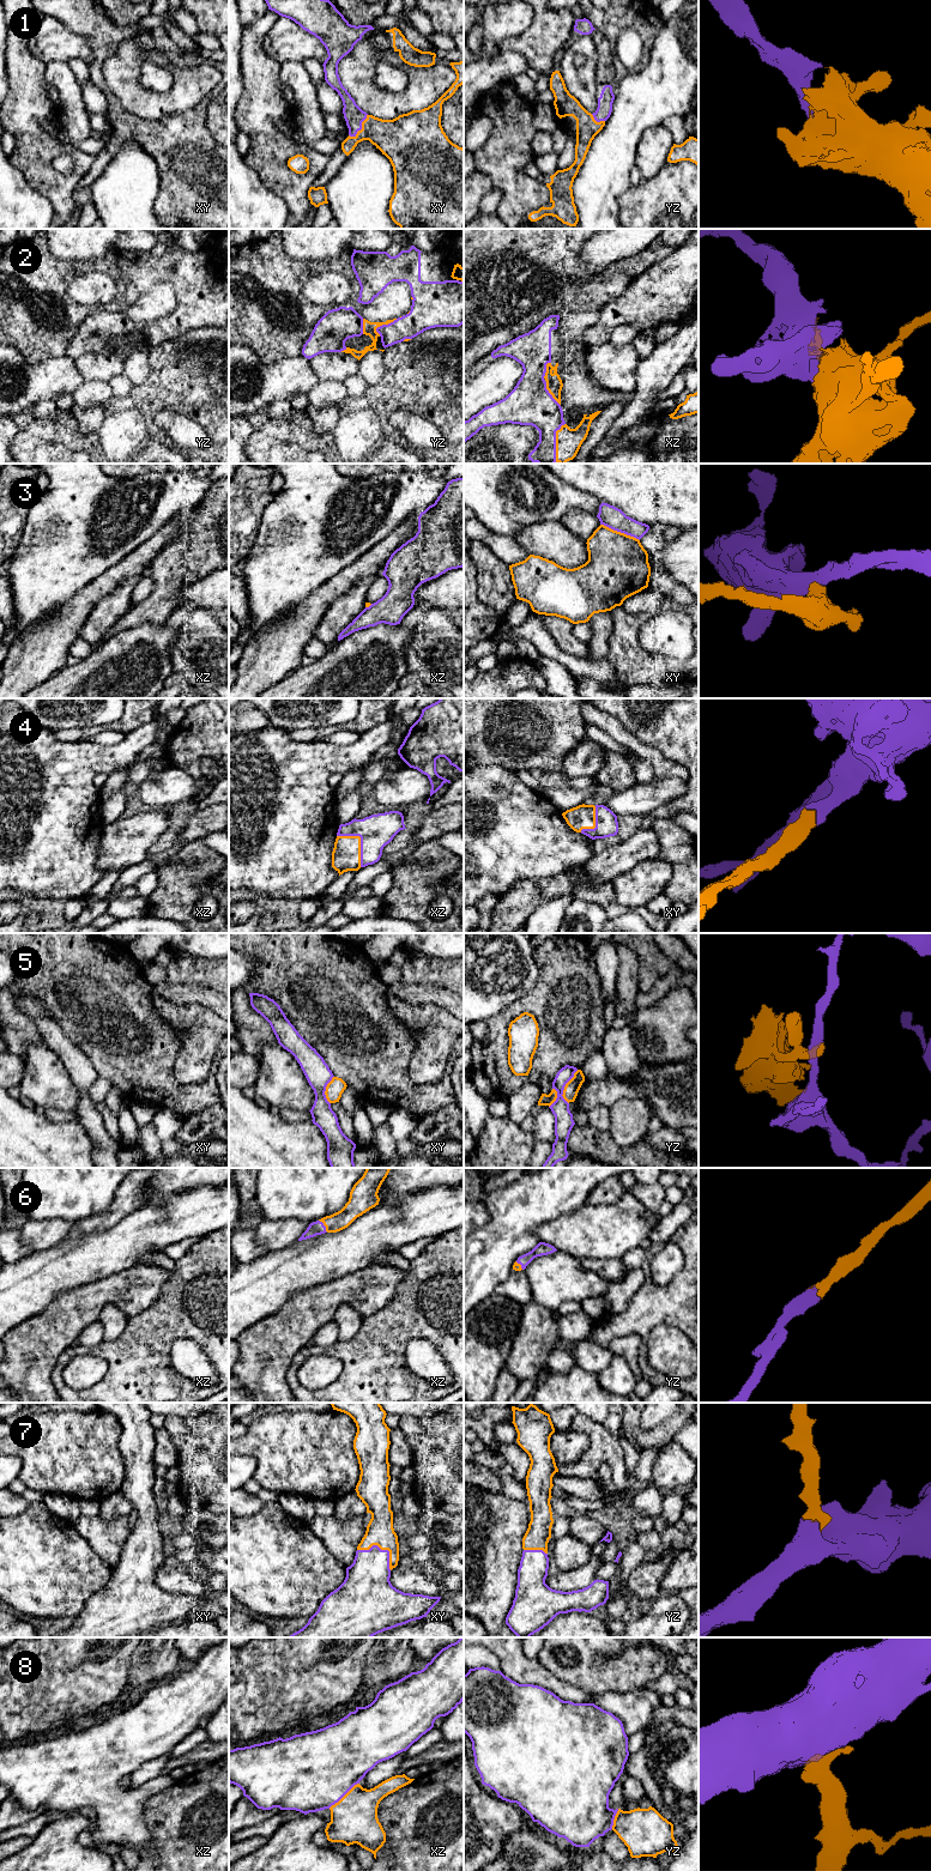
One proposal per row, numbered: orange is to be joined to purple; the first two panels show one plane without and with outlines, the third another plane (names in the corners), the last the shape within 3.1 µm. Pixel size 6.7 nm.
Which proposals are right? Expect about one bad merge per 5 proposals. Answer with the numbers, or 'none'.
1, 2, 4, 6, 7, 8

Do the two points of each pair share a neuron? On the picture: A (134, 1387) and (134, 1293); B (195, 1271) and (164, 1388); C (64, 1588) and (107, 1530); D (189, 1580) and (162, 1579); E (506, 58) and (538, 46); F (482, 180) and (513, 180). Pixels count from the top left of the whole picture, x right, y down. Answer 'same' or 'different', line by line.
A: different
B: same
C: different
D: same
E: different
F: different

